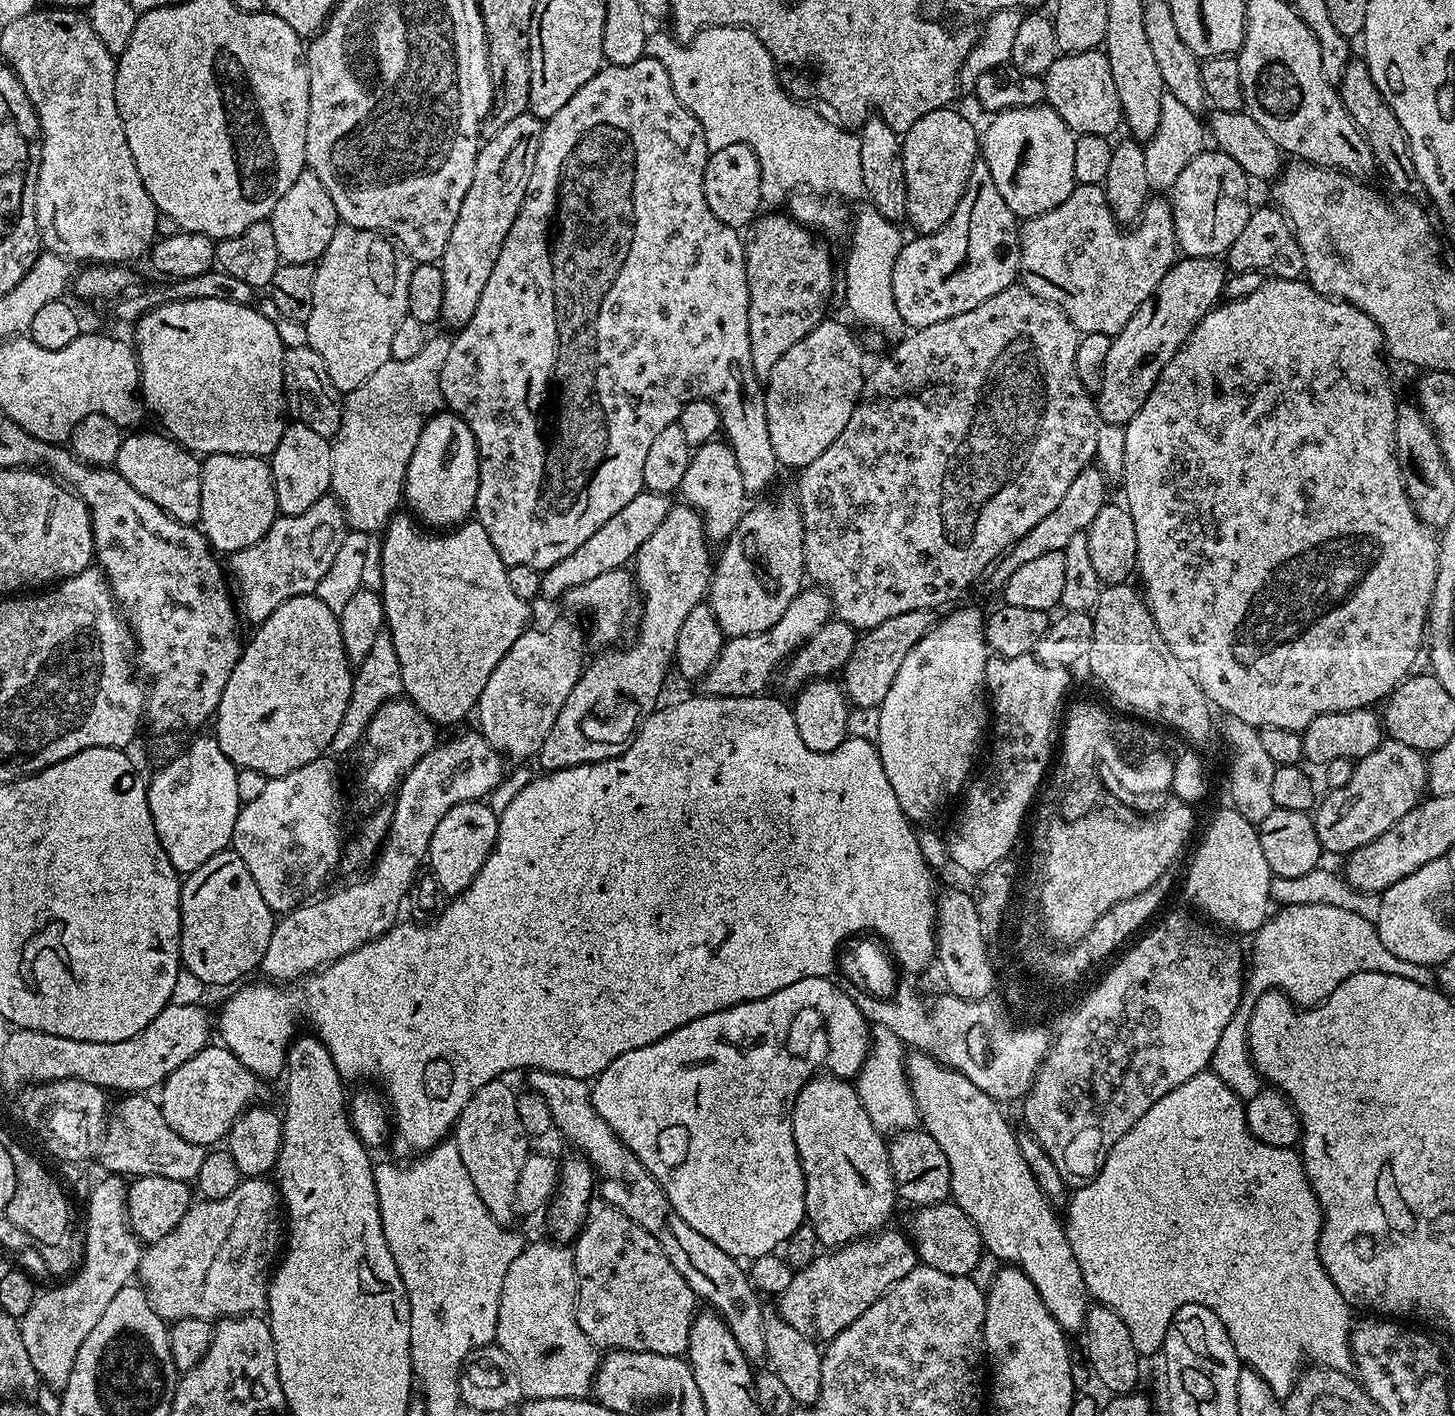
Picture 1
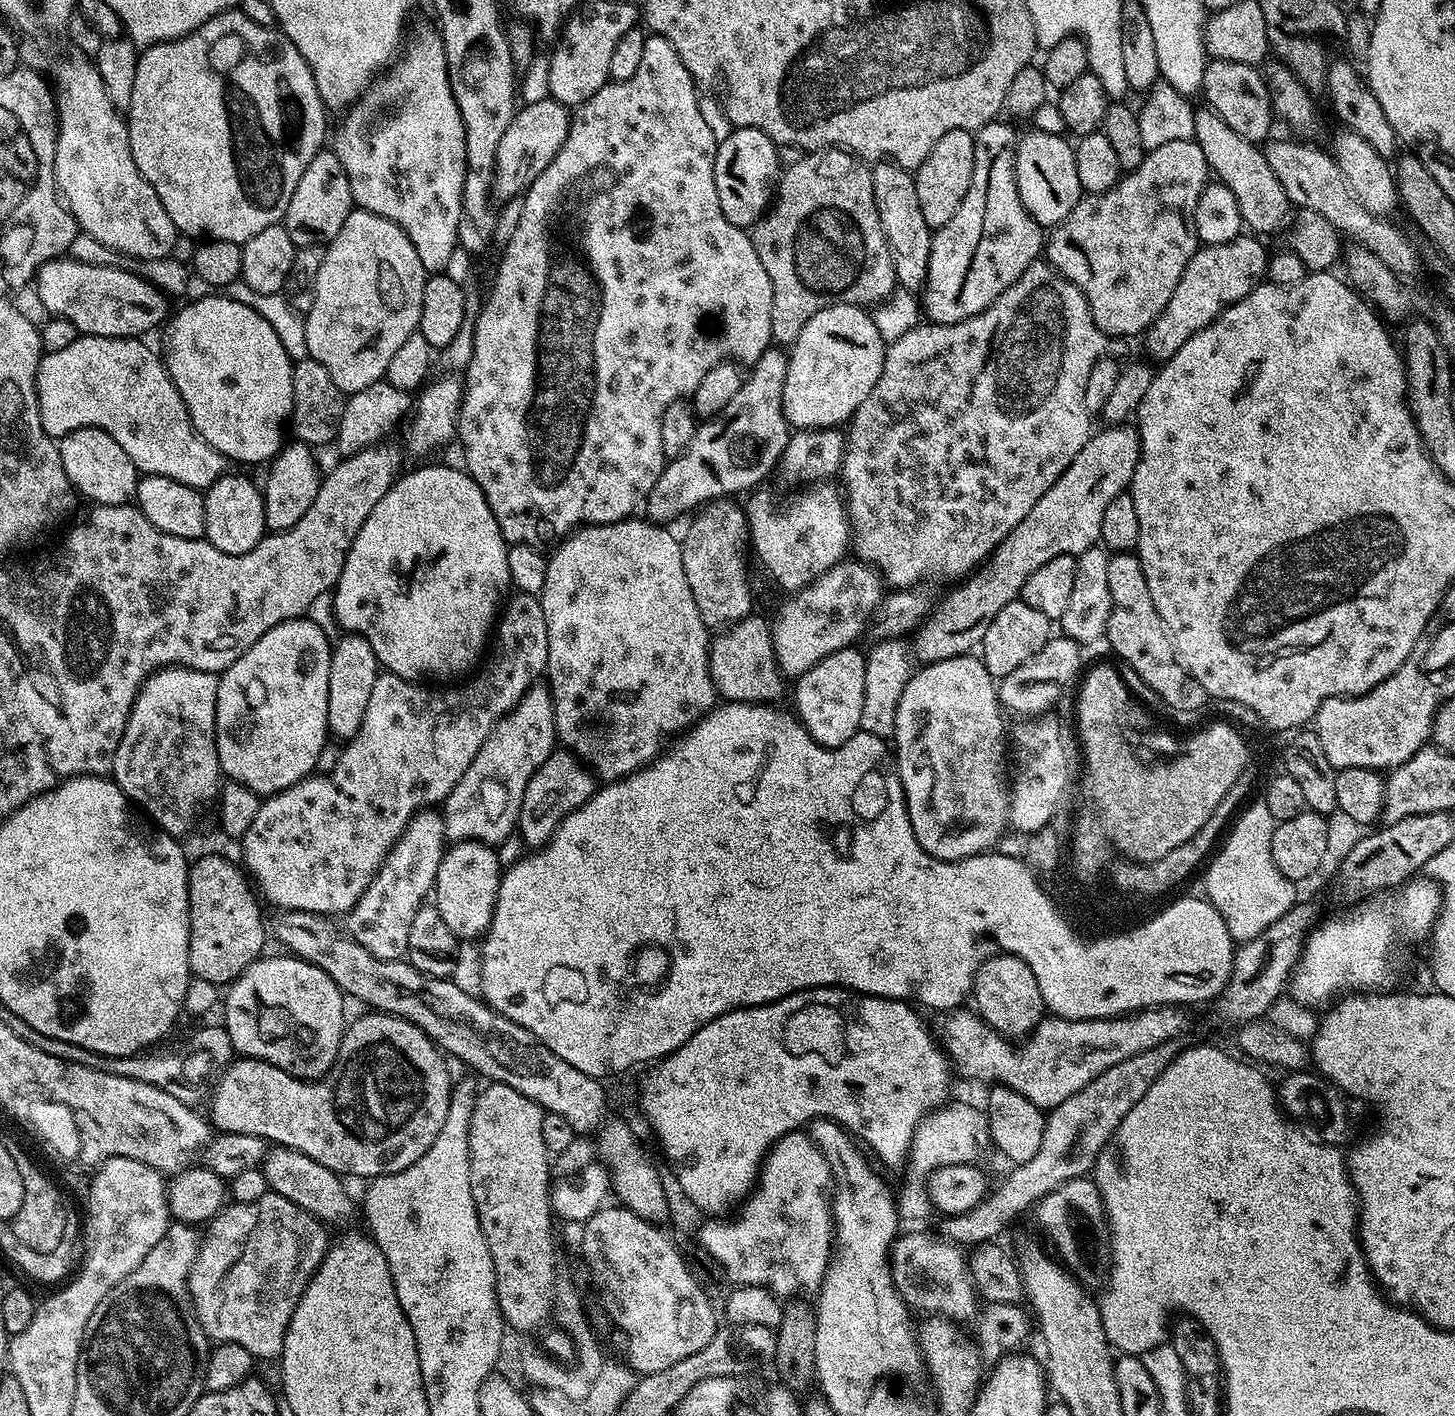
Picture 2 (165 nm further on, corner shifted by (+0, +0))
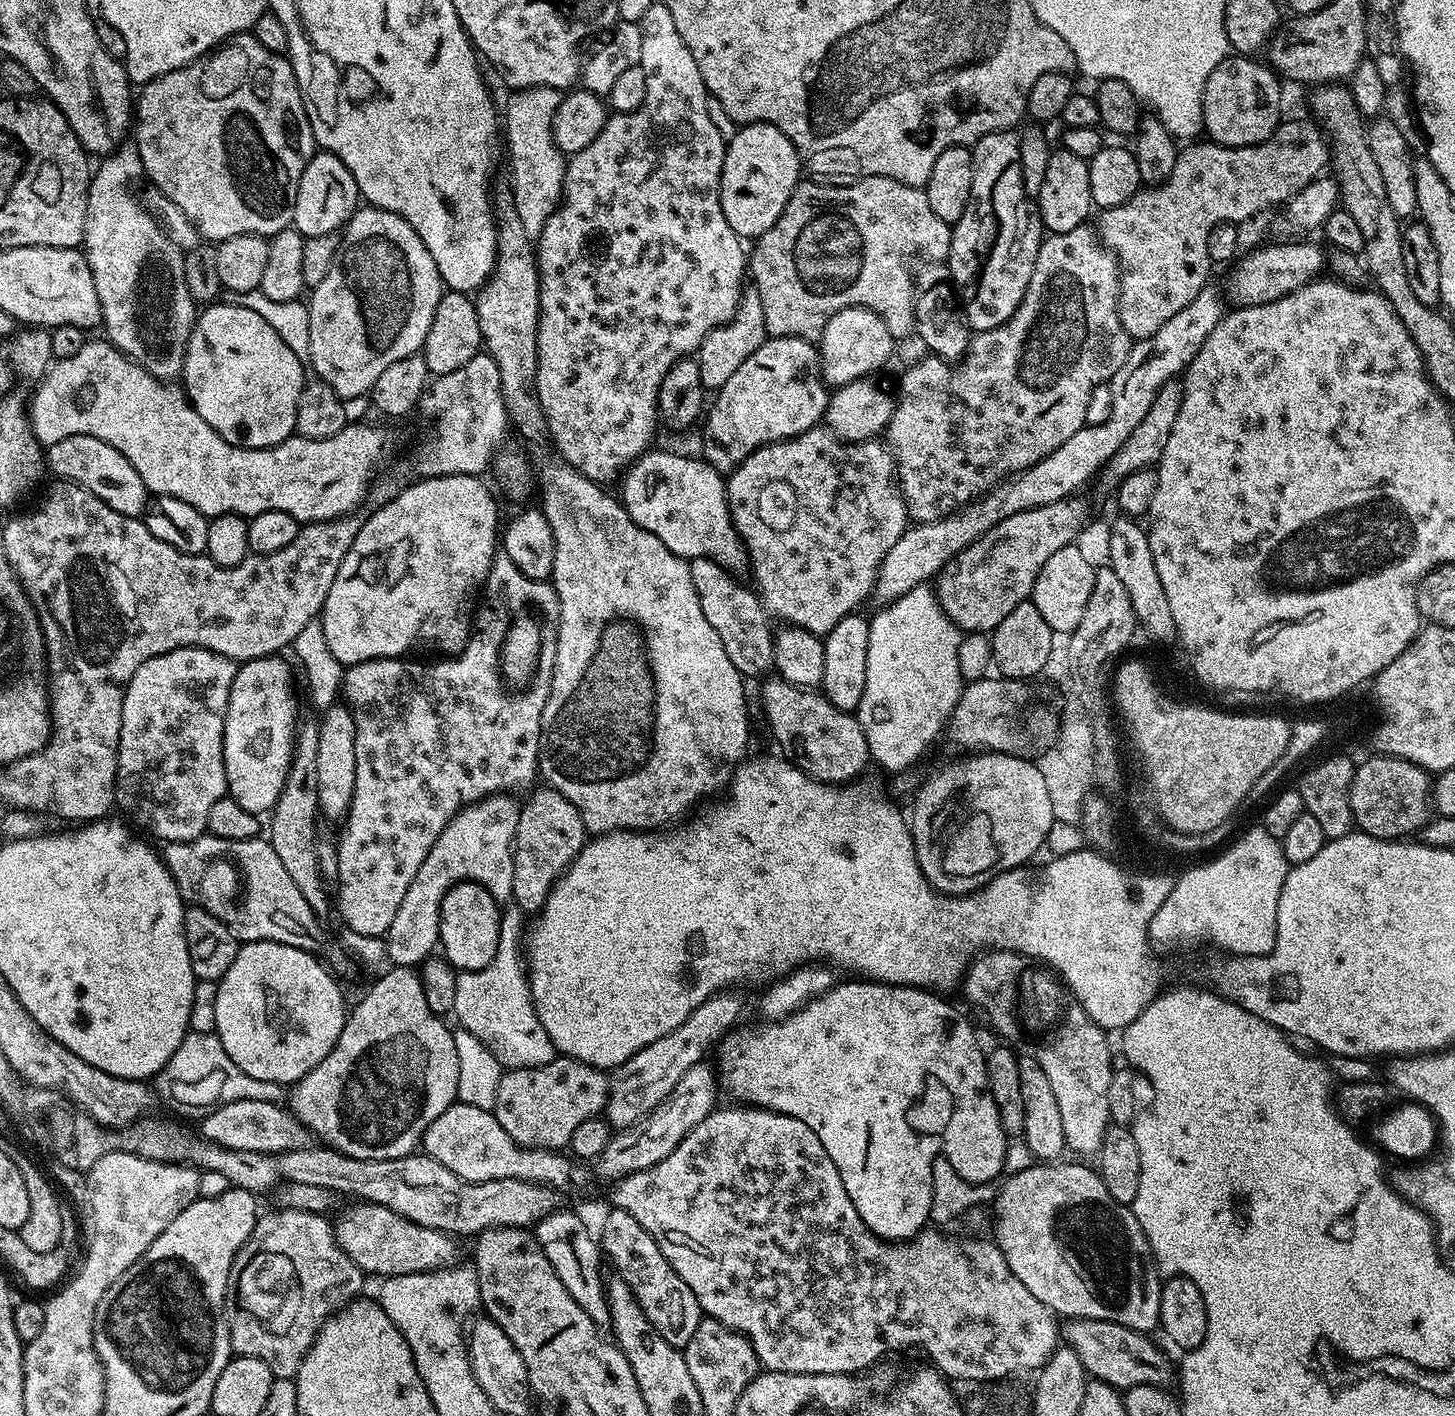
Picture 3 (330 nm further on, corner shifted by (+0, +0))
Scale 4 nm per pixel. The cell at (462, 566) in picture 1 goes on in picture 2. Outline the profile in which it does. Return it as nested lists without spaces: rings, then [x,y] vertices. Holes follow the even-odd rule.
[[[424,466],[422,468],[418,468],[407,474],[403,473],[402,475],[397,477],[395,483],[392,484],[390,490],[386,492],[382,496],[381,501],[374,506],[373,510],[370,512],[370,517],[366,518],[366,522],[362,524],[362,528],[359,530],[358,534],[355,536],[354,542],[351,544],[350,550],[347,552],[347,560],[344,563],[342,574],[339,576],[339,581],[336,583],[335,588],[333,589],[332,595],[334,598],[334,615],[336,617],[337,625],[347,633],[351,635],[358,635],[366,638],[368,642],[370,642],[370,646],[373,647],[375,656],[379,659],[380,664],[387,670],[392,672],[398,677],[401,677],[403,680],[414,680],[419,681],[435,674],[438,678],[454,678],[456,676],[460,676],[466,672],[471,673],[476,667],[477,664],[481,661],[483,657],[485,648],[484,642],[489,641],[500,605],[498,606],[498,602],[500,599],[503,601],[507,594],[506,592],[510,590],[511,580],[509,578],[509,567],[507,565],[507,557],[508,557],[508,543],[504,539],[503,534],[501,534],[500,529],[498,528],[497,519],[494,518],[493,511],[490,510],[489,503],[486,502],[485,494],[483,494],[481,487],[478,486],[476,482],[474,482],[471,475],[464,471],[463,469],[450,468],[448,466]]]

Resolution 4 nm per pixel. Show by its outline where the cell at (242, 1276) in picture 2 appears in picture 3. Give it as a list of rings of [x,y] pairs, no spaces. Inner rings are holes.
[[[289,1208],[271,1211],[257,1219],[250,1238],[246,1238],[230,1266],[224,1317],[228,1319],[230,1342],[235,1355],[262,1358],[262,1362],[270,1366],[275,1379],[291,1380],[329,1316],[336,1315],[363,1293],[360,1291],[364,1288],[366,1276],[340,1248],[333,1225],[329,1221],[327,1224],[321,1213]]]

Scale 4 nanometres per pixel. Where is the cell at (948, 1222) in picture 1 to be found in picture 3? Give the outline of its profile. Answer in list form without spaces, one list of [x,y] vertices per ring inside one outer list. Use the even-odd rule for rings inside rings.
[[[1065,1319],[1059,1325],[1058,1336],[1061,1341],[1070,1350],[1074,1350],[1074,1354],[1078,1354],[1078,1358],[1082,1358],[1082,1366],[1088,1371],[1089,1377],[1094,1380],[1100,1380],[1104,1384],[1110,1385],[1111,1388],[1117,1390],[1127,1390],[1134,1386],[1142,1386],[1149,1384],[1150,1386],[1158,1386],[1159,1388],[1168,1388],[1171,1380],[1174,1380],[1174,1364],[1168,1361],[1168,1356],[1152,1341],[1151,1335],[1139,1332],[1138,1330],[1130,1330],[1126,1326],[1122,1326],[1118,1322],[1106,1322],[1105,1320],[1073,1320]]]

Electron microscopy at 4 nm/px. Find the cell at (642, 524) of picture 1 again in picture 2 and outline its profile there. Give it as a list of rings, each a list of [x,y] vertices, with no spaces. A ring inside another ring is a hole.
[[[776,346],[758,358],[749,371],[752,373],[743,377],[738,394],[734,394],[726,410],[703,421],[684,453],[665,463],[664,473],[646,501],[647,519],[667,525],[668,520],[678,519],[683,512],[691,513],[711,501],[732,498],[737,495],[735,492],[764,484],[763,480],[779,465],[790,435],[790,425],[782,410],[782,386],[786,382],[787,365],[788,352]]]

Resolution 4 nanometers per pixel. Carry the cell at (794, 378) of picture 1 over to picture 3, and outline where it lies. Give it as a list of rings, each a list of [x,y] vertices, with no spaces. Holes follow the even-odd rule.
[[[847,308],[834,314],[826,322],[818,341],[820,371],[829,385],[839,386],[863,380],[876,374],[894,352],[894,341],[886,322],[869,308]]]

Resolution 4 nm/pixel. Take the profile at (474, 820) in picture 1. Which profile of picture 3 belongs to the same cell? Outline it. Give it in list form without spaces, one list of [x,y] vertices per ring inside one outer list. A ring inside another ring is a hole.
[[[467,880],[465,884],[456,884],[446,894],[446,898],[440,900],[440,939],[439,947],[442,949],[443,959],[452,968],[462,972],[482,970],[494,958],[494,950],[498,950],[498,938],[500,937],[501,905],[481,884],[475,884]]]

